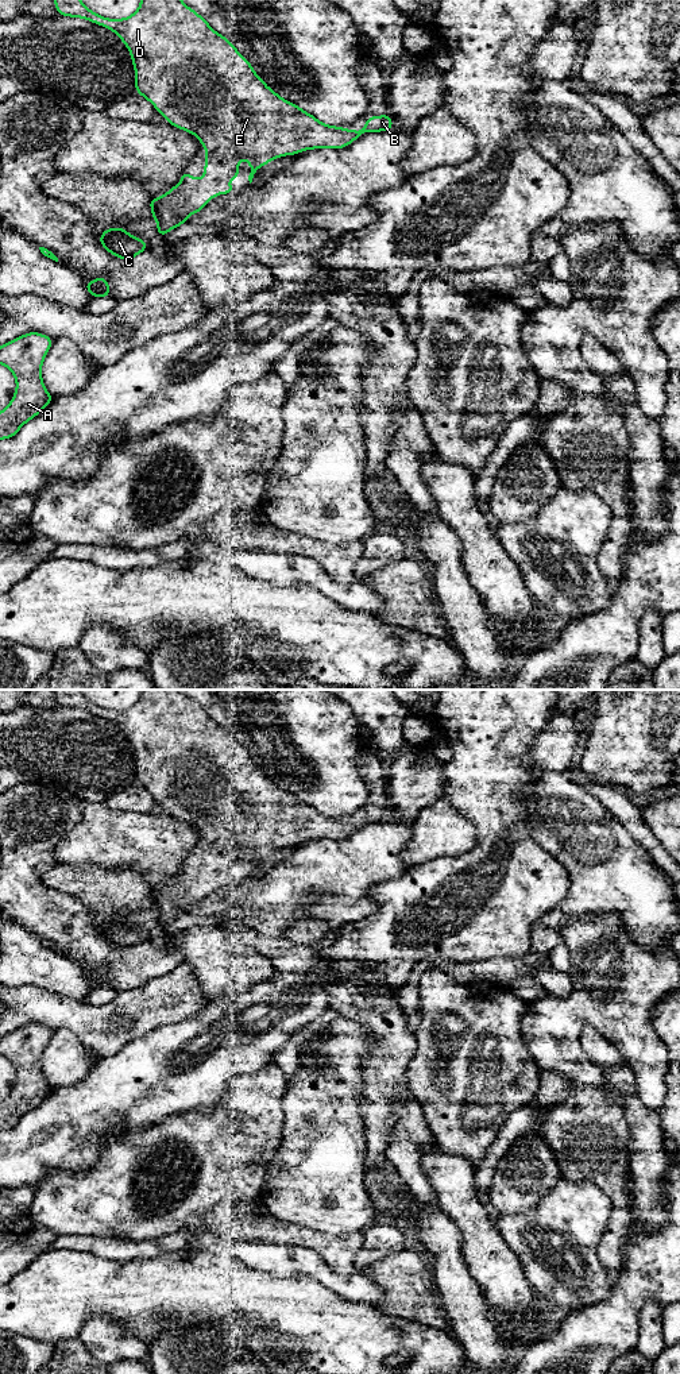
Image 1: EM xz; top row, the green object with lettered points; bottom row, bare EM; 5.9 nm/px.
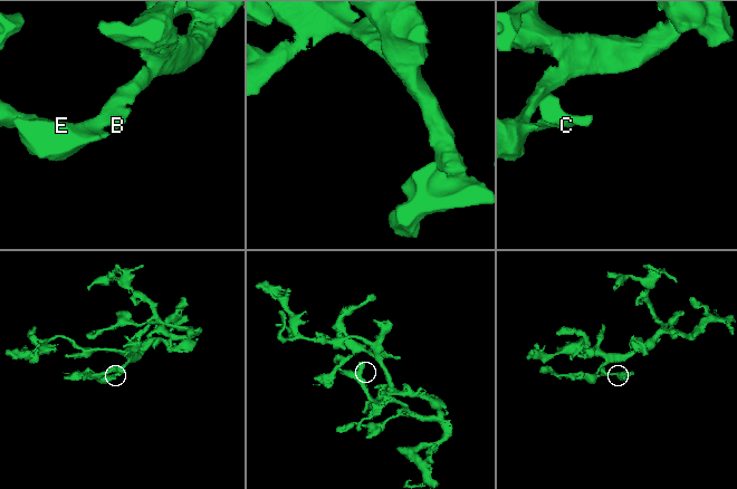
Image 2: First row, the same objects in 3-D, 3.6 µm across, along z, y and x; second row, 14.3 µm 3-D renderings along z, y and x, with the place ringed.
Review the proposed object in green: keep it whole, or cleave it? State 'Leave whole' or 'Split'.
Leave whole

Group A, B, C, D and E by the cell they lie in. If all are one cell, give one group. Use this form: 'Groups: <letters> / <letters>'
Groups: A B C D E

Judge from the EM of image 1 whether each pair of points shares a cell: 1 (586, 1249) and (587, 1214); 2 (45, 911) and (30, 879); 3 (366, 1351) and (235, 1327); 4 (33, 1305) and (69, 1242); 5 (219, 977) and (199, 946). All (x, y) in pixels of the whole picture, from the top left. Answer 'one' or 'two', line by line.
1: one
2: one
3: one
4: two
5: one

